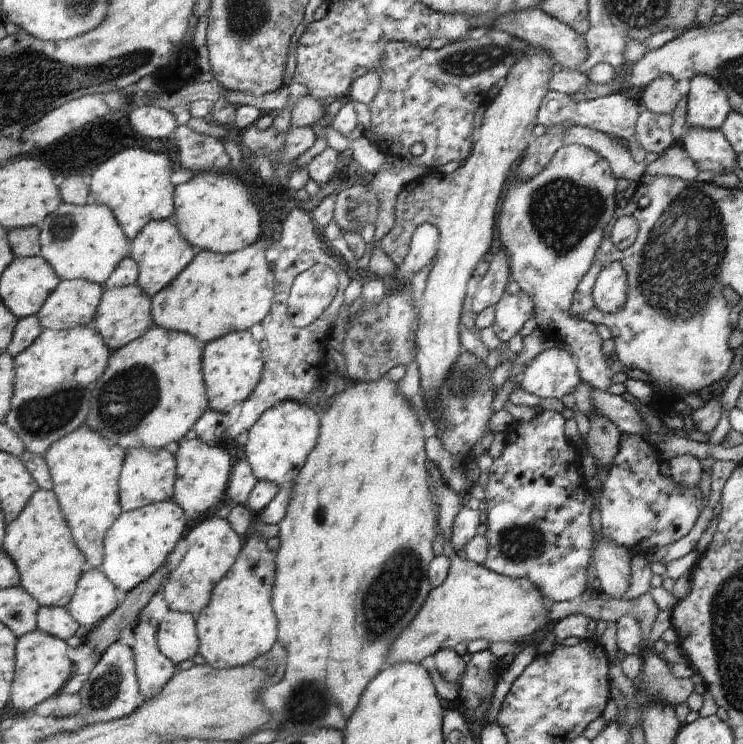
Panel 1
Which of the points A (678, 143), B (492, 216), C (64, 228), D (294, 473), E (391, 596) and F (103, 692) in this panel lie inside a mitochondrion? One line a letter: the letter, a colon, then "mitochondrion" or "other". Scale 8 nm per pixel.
A: other
B: other
C: mitochondrion
D: other
E: mitochondrion
F: mitochondrion

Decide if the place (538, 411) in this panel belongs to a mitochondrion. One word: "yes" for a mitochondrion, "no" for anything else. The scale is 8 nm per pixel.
no

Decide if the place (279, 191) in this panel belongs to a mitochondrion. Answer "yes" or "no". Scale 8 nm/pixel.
no

